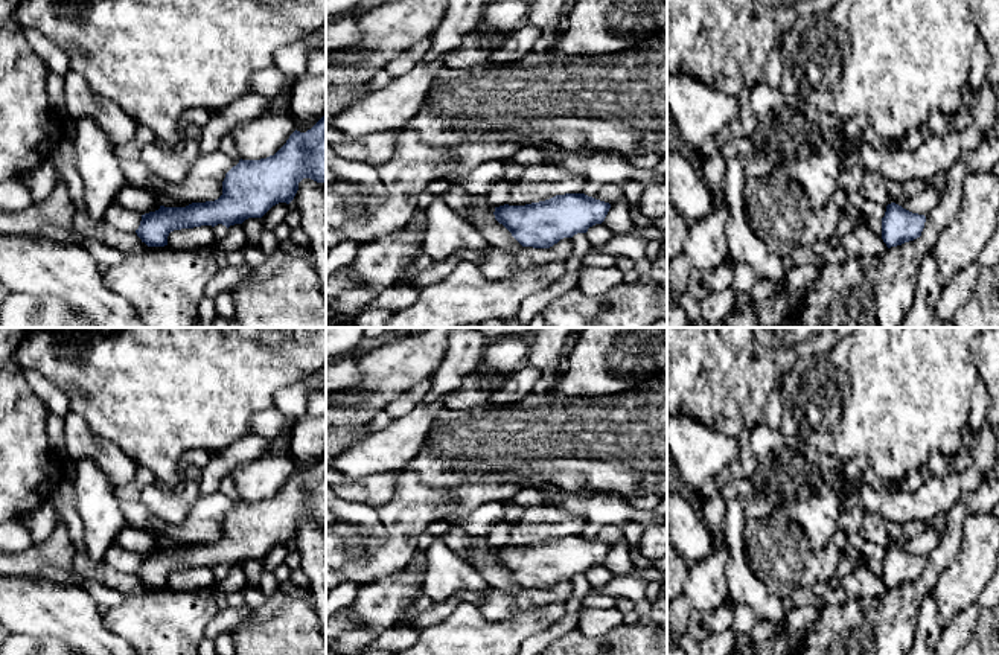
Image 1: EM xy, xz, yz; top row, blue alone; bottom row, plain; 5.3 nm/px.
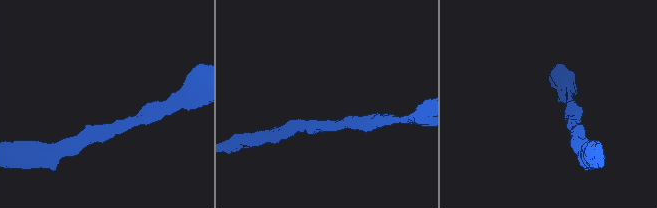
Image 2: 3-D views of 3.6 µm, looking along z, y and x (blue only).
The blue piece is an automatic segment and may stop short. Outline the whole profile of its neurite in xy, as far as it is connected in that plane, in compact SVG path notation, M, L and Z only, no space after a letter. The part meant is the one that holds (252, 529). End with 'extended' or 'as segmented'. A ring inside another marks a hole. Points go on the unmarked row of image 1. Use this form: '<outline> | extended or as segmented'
M326 455L306 474L294 472L286 484L274 495L260 501L239 501L222 522L222 536L215 542L192 544L186 548L164 548L142 556L137 577L148 588L168 586L168 577L174 571L193 570L201 567L222 565L227 570L242 565L248 559L262 559L279 544L289 545L303 519L326 524Z | as segmented

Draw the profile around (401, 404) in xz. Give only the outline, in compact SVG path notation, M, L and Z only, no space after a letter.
M431 378L422 379L408 388L401 388L399 393L385 405L387 413L391 416L391 419L399 419L408 414L416 405L425 401L429 388Z

